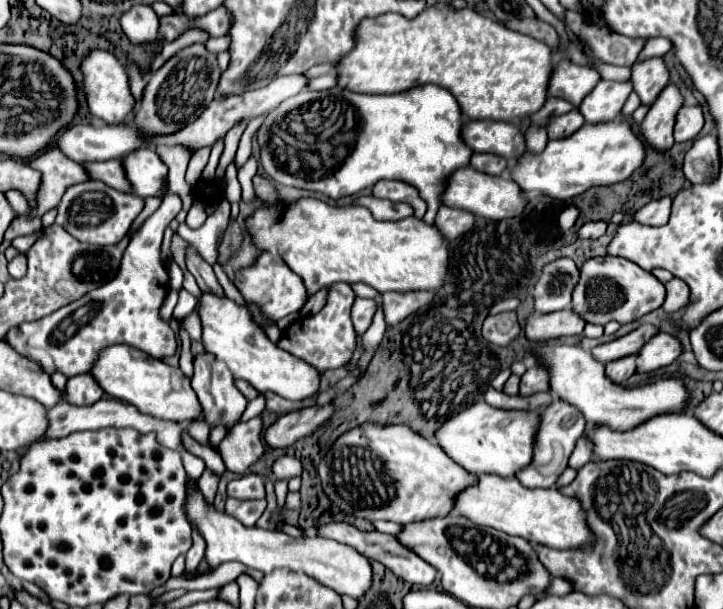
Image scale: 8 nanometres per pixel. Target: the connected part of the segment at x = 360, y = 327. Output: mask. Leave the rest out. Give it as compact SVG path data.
M361 297L355 299L353 309L351 309L351 321L353 321L353 327L355 327L357 335L363 335L367 331L367 327L371 325L375 309L377 309L375 299L361 299Z

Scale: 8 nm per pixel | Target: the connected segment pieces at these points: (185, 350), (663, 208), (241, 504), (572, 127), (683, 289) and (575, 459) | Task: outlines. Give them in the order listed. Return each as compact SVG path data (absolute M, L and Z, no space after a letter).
M180 328L179 338L181 340L181 352L179 367L189 379L193 376L193 356L191 354L191 339L185 329Z
M663 197L641 207L633 215L633 221L639 221L641 225L665 225L669 219L669 213L671 213L671 199Z
M227 499L225 503L225 511L235 519L239 519L243 525L255 525L257 519L263 515L265 507L267 507L265 499L253 499L253 501Z
M573 109L571 113L559 115L559 117L551 117L547 129L549 129L549 139L561 139L561 137L569 137L571 133L575 133L577 129L583 127L583 115L579 113L579 109Z
M673 277L669 283L665 283L665 289L667 289L667 299L663 303L663 309L667 313L681 311L689 301L689 285L685 281L679 281L677 277Z
M587 435L579 437L579 441L575 443L575 449L573 449L571 457L569 457L569 467L581 469L587 463L587 459L591 457L591 453L593 453L591 451L591 439Z

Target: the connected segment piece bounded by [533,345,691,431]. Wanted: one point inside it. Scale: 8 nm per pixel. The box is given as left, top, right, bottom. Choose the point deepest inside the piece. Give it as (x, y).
(576, 377)

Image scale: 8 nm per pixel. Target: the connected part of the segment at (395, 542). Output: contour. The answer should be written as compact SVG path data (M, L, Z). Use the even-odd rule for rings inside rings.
M329 523L329 525L319 525L317 527L317 535L325 537L325 539L333 539L345 545L351 545L353 549L357 549L361 555L369 557L369 559L377 559L381 561L387 569L391 569L397 577L409 581L409 583L417 583L417 585L431 585L435 579L435 567L431 567L427 561L423 561L415 551L411 551L409 547L401 545L401 541L395 535L387 535L387 533L379 533L379 531L371 531L371 533L363 533L359 529L355 529L349 523Z

